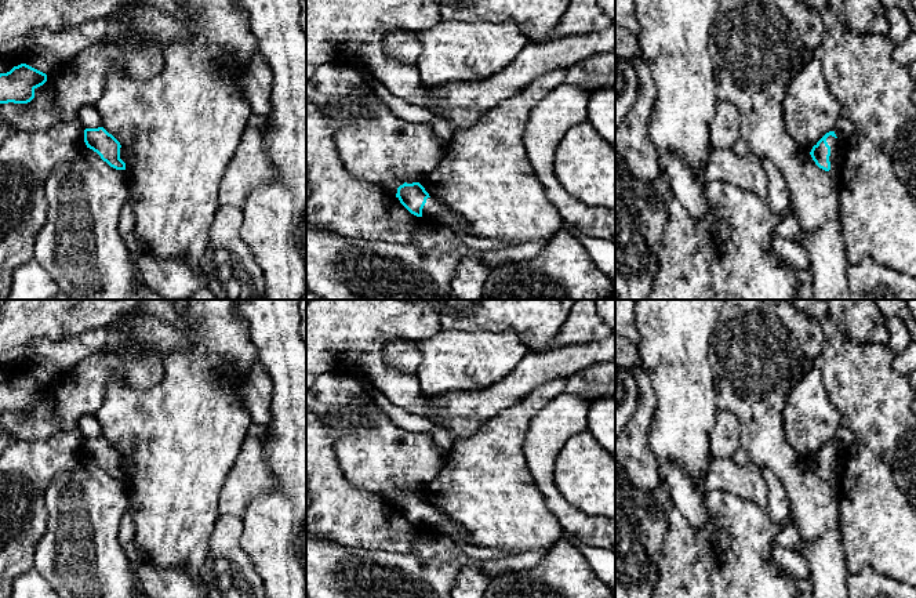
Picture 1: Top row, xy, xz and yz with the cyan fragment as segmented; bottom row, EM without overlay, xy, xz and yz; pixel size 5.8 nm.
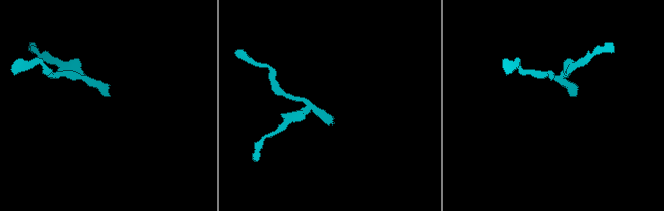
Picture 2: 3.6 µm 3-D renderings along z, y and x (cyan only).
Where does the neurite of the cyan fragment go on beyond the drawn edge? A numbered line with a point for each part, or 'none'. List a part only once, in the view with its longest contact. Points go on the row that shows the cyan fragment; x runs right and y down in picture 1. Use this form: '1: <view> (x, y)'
1: yz (836, 147)

